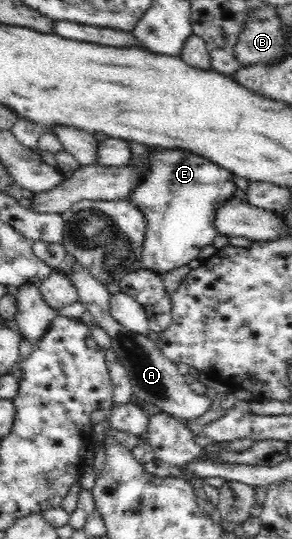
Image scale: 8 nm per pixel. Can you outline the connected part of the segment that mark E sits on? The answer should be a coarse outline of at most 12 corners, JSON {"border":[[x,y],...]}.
{"border":[[151,148],[125,167],[144,216],[142,267],[162,275],[213,245],[232,172]]}

